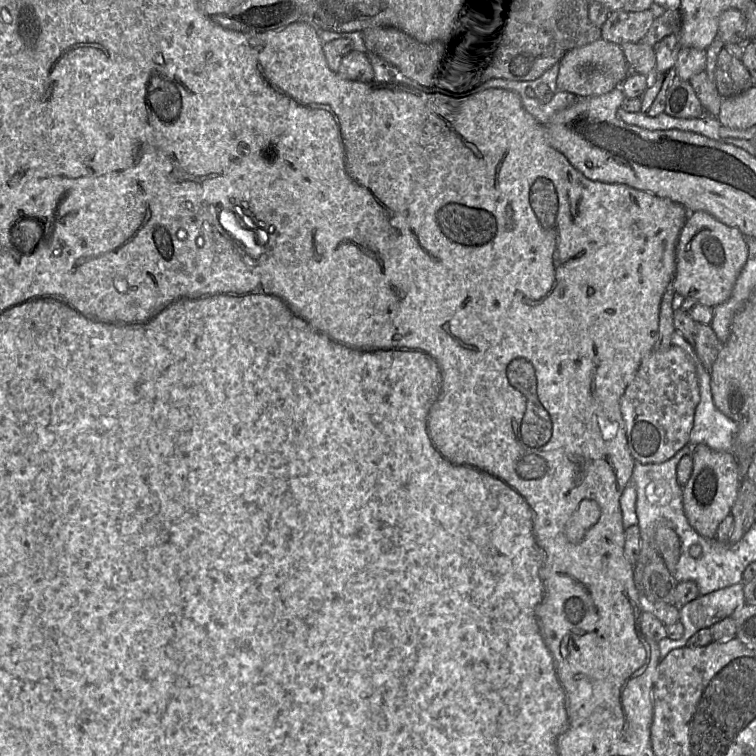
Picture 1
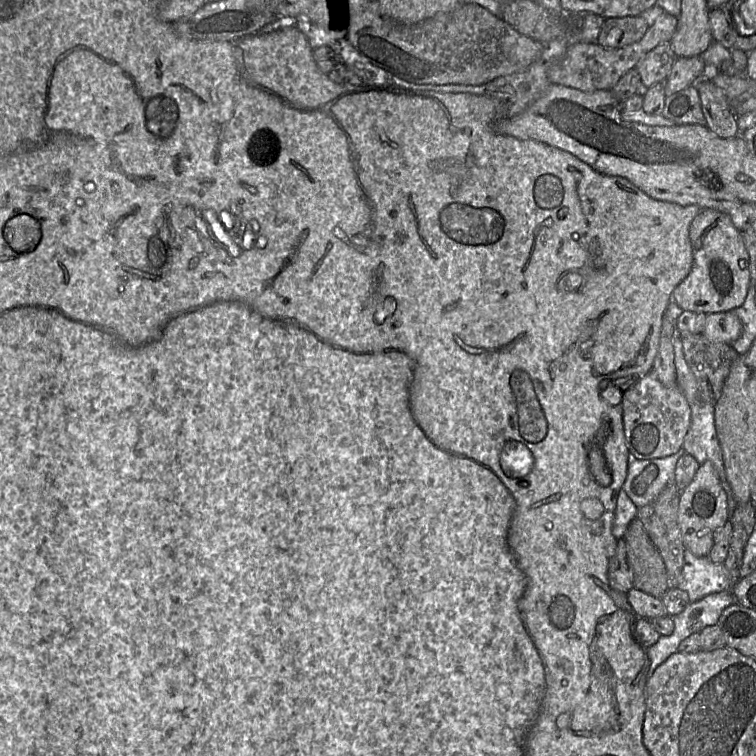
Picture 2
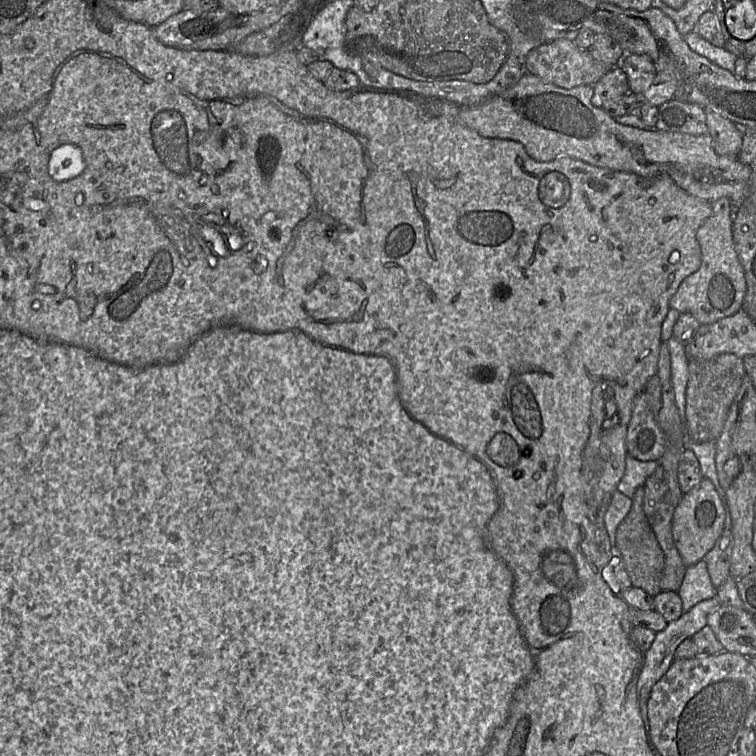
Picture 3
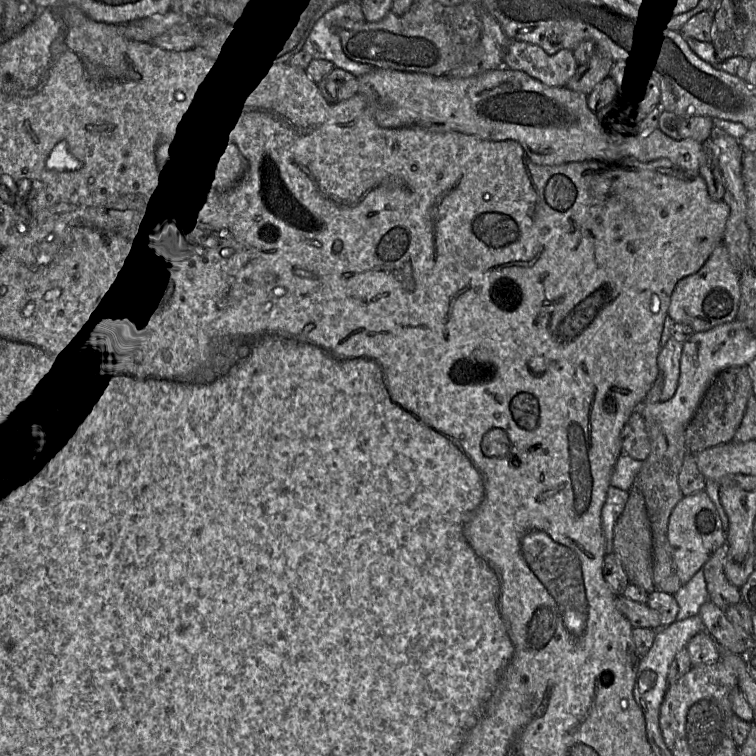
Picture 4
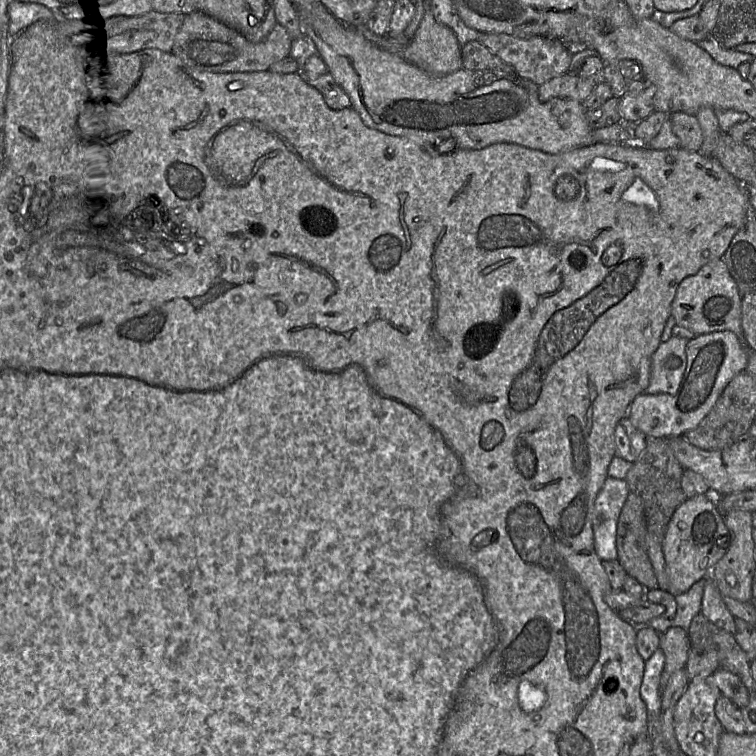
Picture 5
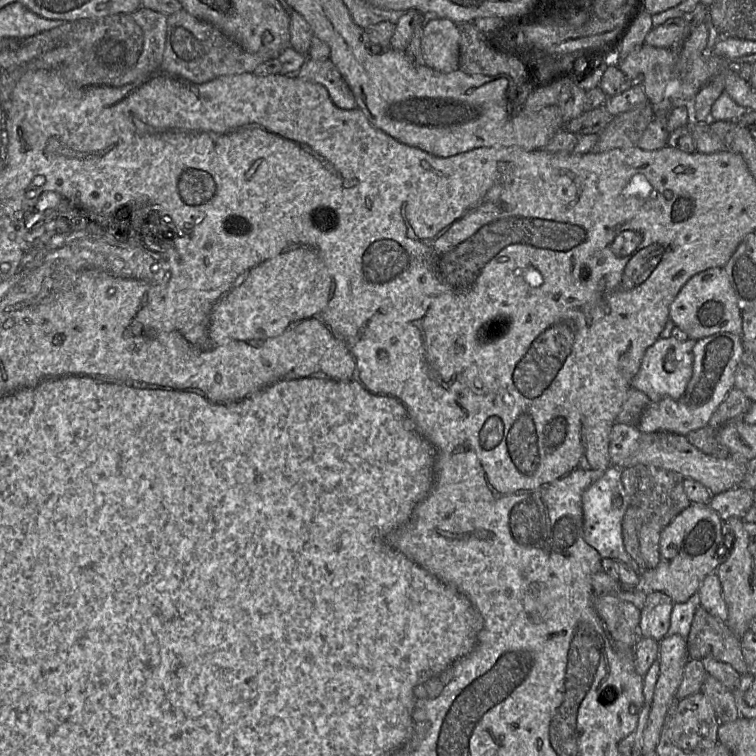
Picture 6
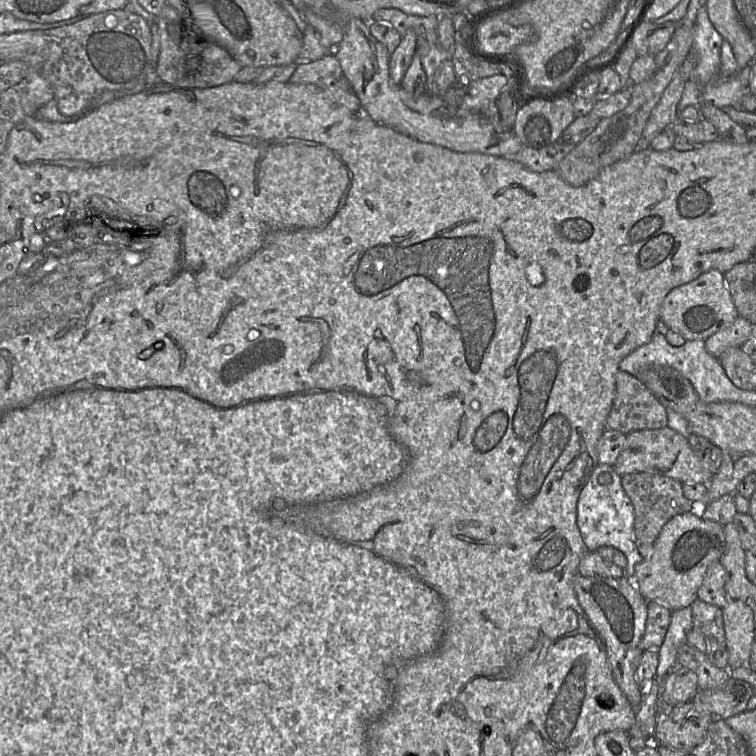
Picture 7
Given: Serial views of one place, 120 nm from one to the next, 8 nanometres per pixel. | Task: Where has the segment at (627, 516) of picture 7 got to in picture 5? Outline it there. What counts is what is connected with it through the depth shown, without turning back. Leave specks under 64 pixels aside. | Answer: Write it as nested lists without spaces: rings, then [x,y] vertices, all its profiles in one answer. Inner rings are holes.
[[[607,477],[600,490],[593,511],[594,547],[602,560],[616,560],[617,522],[630,490],[625,480]]]

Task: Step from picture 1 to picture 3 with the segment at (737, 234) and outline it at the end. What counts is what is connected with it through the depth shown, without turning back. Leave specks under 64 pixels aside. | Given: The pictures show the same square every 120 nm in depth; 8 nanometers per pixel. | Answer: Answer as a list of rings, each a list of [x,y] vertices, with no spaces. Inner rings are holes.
[[[722,197],[712,203],[711,216],[699,227],[696,238],[702,254],[700,268],[686,277],[670,299],[670,308],[691,314],[701,325],[712,324],[742,309],[747,292],[745,271],[733,239],[734,206]]]

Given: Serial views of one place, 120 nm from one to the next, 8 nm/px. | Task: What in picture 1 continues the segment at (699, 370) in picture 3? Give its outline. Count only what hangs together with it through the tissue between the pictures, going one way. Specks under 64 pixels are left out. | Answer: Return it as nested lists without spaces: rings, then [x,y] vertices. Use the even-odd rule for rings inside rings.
[[[682,309],[673,311],[674,313],[674,327],[681,333],[681,335],[689,342],[694,349],[697,357],[701,361],[703,367],[710,372],[715,363],[724,343],[718,339],[710,324],[703,324],[697,322],[692,317],[684,312]]]

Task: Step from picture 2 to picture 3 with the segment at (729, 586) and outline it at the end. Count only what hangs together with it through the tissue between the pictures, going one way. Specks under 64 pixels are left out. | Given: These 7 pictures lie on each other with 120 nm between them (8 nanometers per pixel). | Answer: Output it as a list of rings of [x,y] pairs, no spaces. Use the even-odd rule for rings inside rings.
[[[704,560],[686,568],[682,584],[677,593],[682,600],[683,612],[689,611],[701,601],[717,596],[717,589],[711,582]]]

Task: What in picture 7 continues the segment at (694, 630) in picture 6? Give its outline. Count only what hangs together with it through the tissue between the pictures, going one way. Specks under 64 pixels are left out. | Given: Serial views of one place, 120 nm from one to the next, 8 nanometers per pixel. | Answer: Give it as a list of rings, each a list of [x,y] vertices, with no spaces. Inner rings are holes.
[[[697,598],[691,605],[692,629],[706,636],[713,637],[725,646],[725,631],[722,609],[707,604]]]

